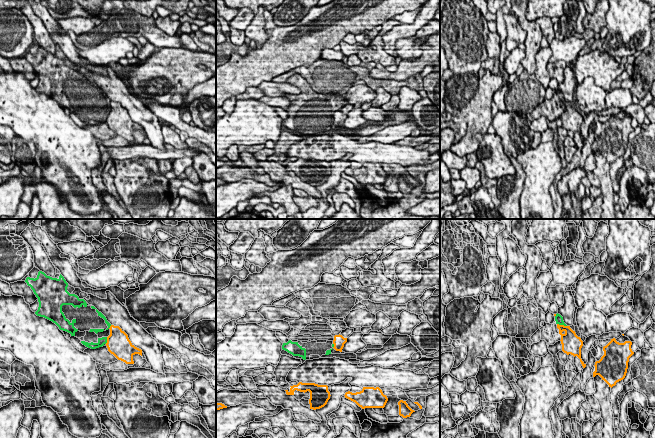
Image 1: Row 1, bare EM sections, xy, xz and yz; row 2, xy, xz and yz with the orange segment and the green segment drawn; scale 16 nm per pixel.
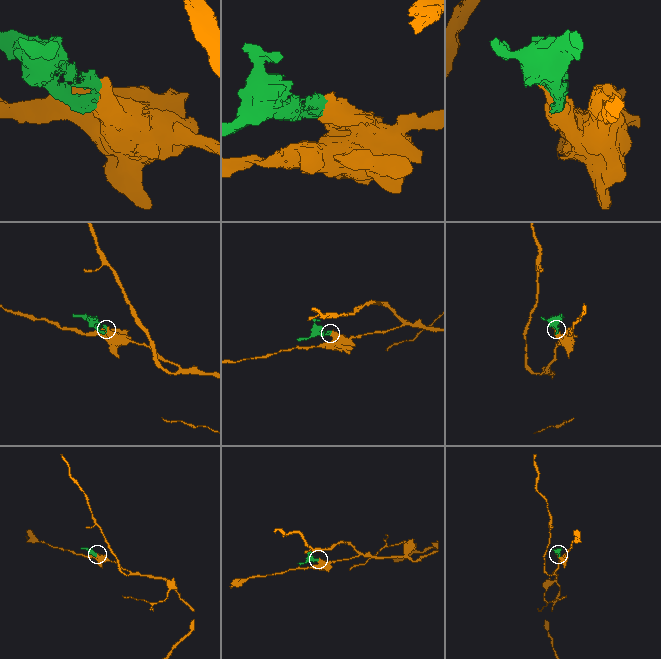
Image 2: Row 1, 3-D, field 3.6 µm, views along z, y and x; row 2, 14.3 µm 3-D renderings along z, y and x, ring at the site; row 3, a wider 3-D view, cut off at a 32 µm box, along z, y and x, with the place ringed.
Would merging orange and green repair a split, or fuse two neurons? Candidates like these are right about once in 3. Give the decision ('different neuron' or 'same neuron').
different neuron

